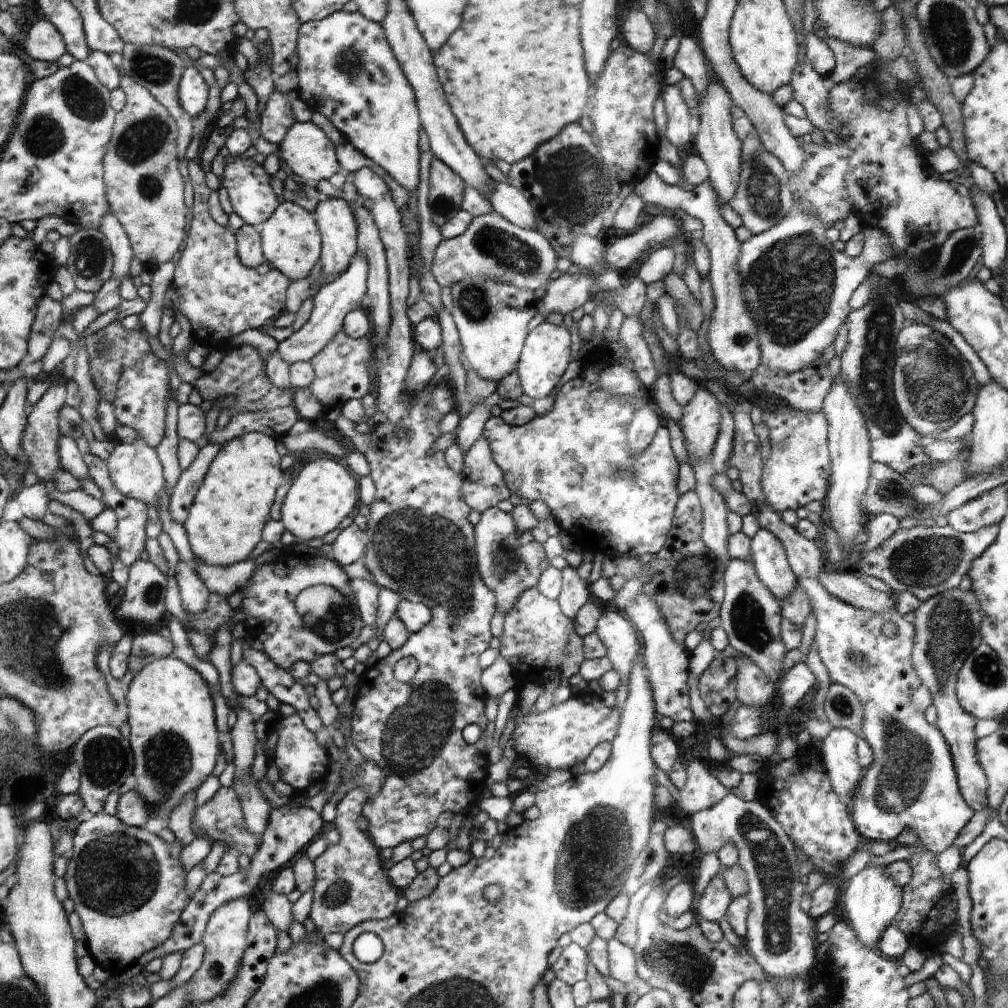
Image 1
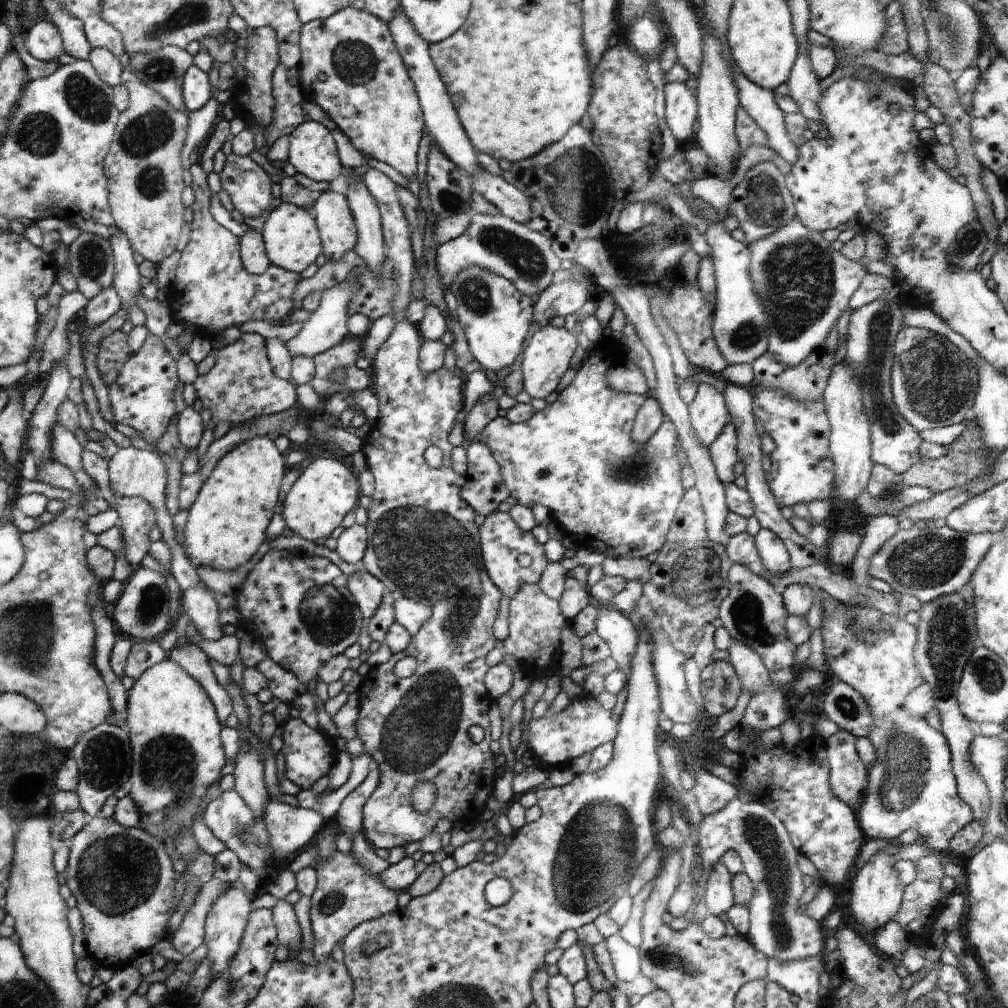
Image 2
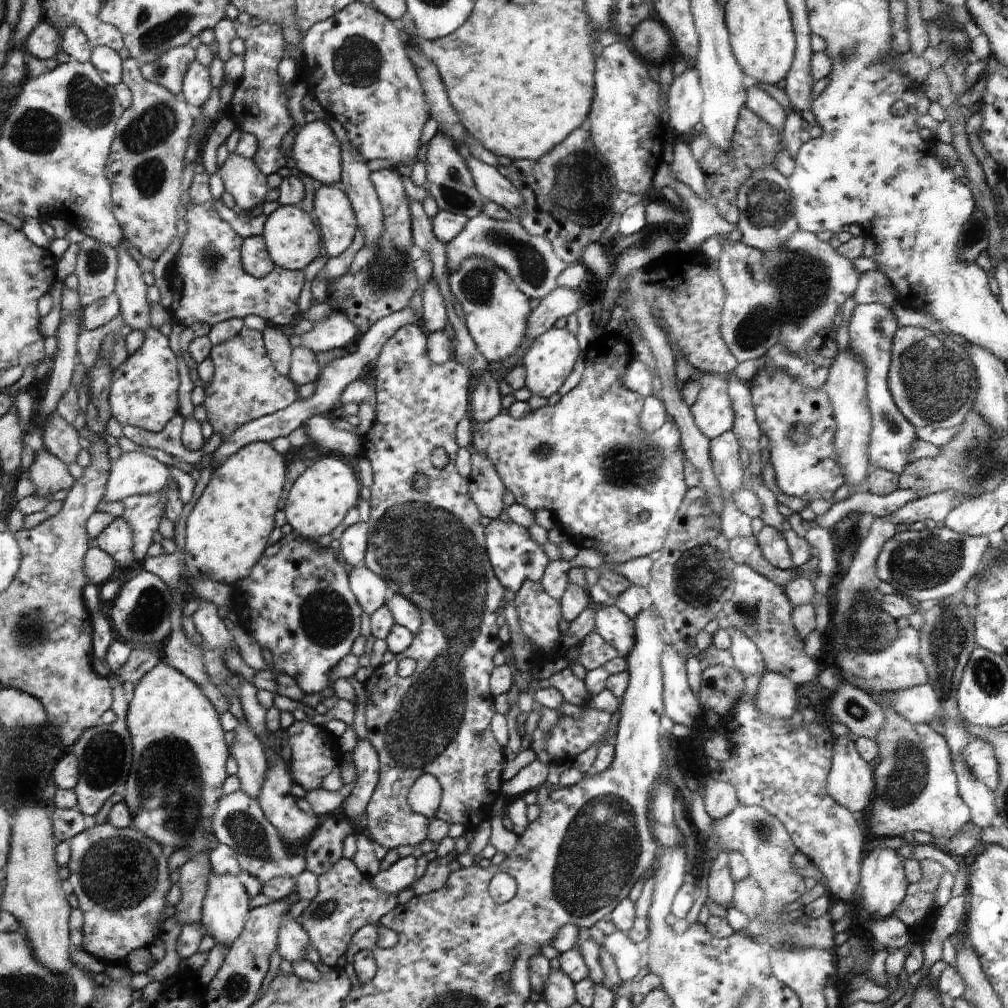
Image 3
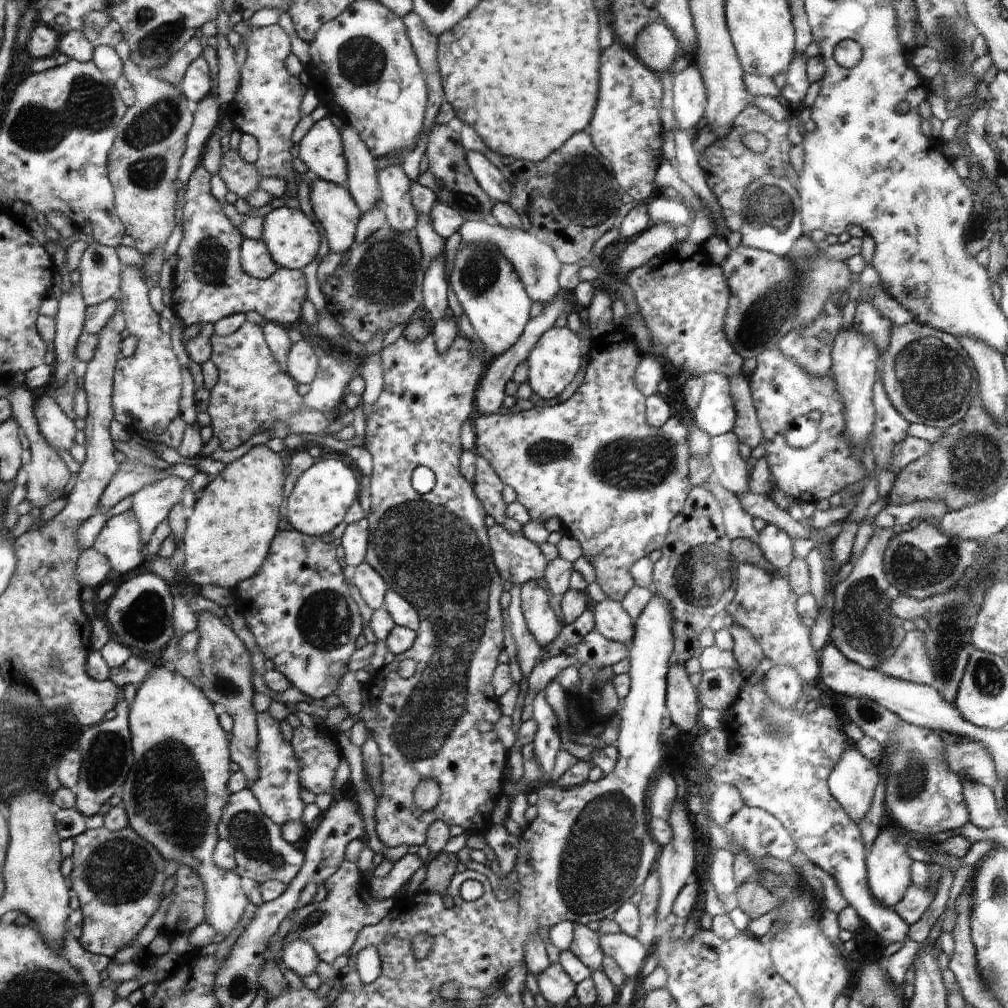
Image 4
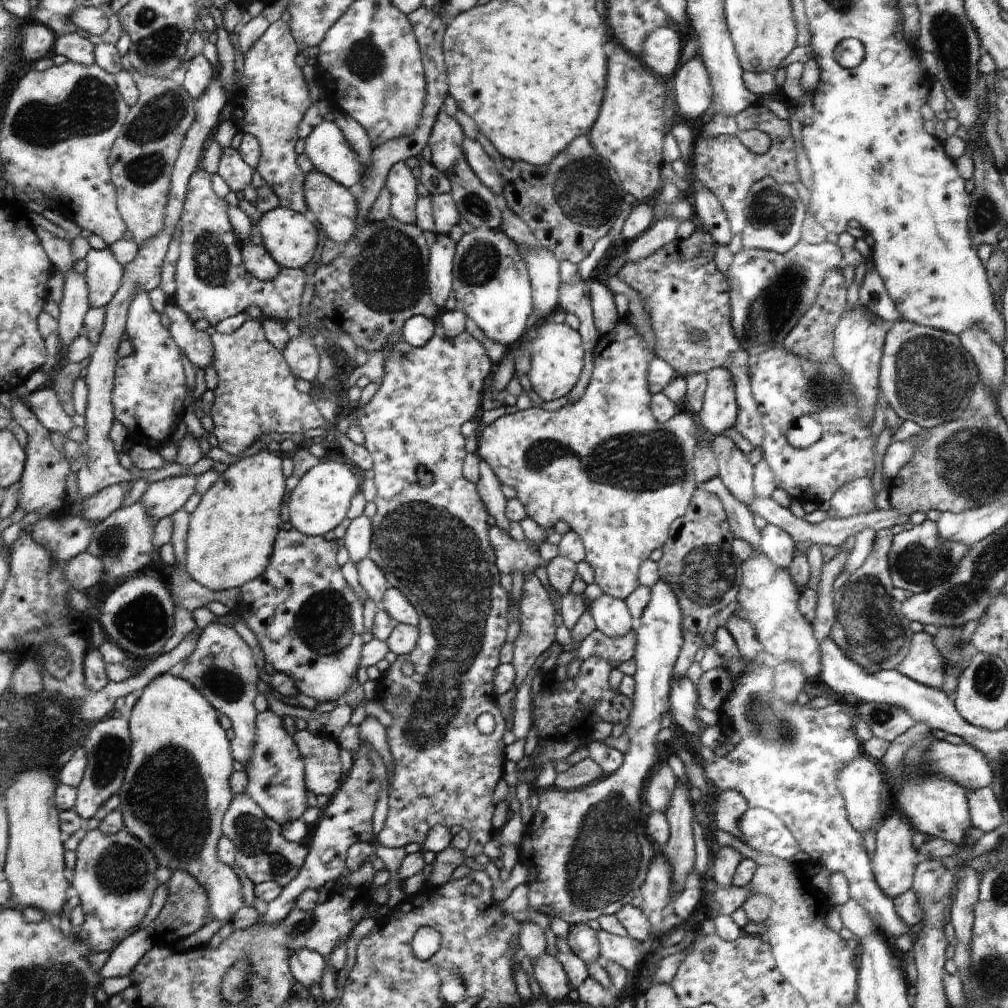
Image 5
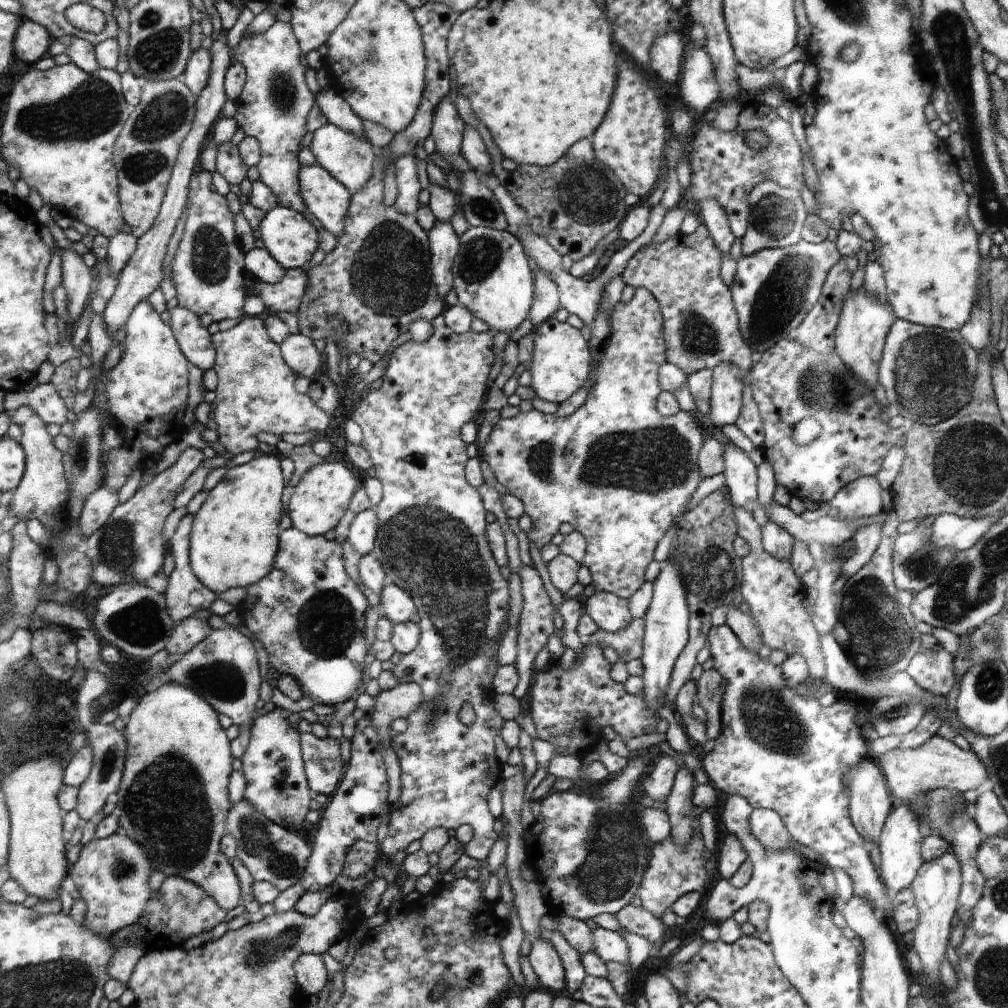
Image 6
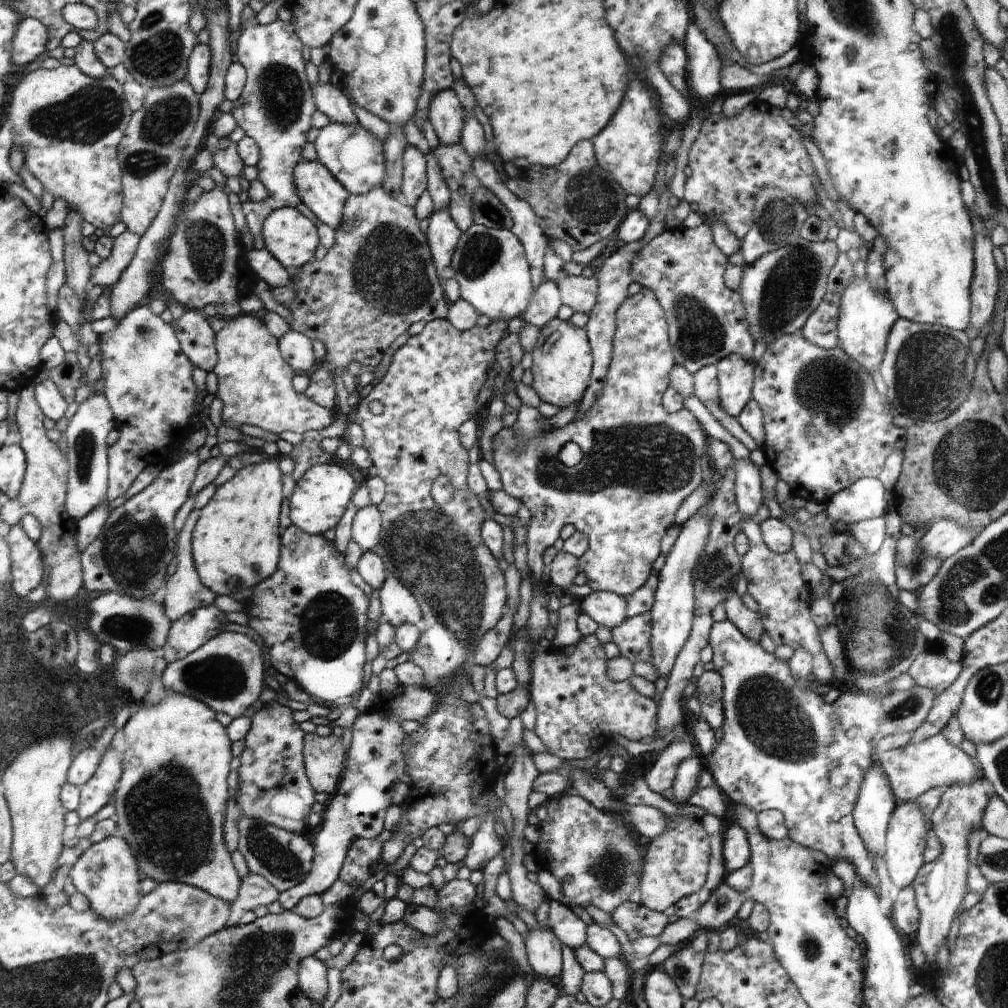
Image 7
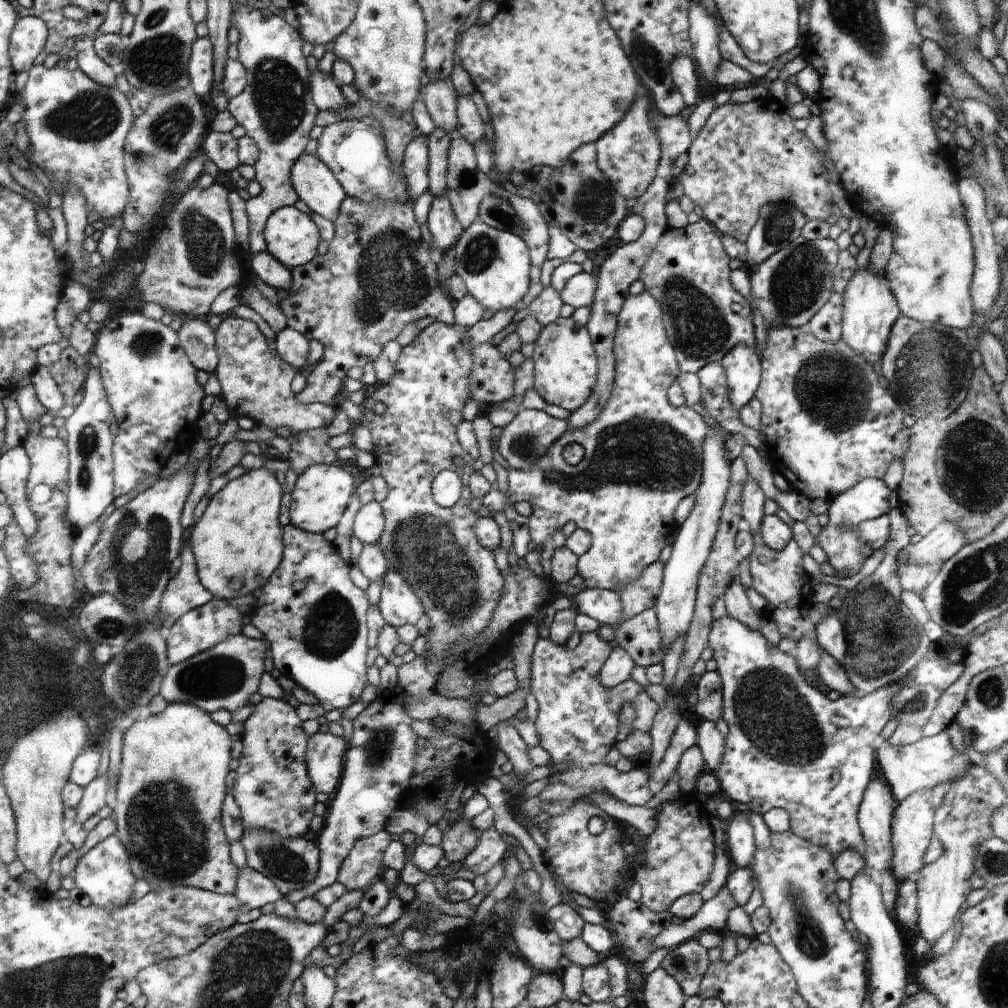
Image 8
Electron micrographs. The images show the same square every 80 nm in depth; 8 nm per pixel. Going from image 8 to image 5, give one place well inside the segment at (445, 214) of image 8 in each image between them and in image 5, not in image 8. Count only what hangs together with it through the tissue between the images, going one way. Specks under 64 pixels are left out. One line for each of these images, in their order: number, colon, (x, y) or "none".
5: (441, 259)
6: (444, 241)
7: (444, 235)

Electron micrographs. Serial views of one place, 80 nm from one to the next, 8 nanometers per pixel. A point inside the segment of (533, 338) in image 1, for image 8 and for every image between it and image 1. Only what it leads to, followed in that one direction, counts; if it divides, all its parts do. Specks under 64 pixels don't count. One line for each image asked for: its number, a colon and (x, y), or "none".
2: (547, 357)
3: (550, 359)
4: (553, 363)
5: (556, 351)
6: (560, 367)
7: (562, 362)
8: (566, 367)

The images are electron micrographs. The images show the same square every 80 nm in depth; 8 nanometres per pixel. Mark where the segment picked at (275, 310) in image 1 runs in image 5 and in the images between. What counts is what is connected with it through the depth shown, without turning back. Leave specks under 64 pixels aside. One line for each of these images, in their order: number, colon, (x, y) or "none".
2: (212, 290)
3: (211, 286)
4: (210, 284)
5: (213, 284)

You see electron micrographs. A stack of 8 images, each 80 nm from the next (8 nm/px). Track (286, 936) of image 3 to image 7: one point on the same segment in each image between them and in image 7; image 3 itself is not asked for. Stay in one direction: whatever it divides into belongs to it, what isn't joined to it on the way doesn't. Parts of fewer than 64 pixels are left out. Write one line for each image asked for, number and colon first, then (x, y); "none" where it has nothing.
4: (298, 955)
5: (308, 966)
6: (310, 970)
7: (312, 971)

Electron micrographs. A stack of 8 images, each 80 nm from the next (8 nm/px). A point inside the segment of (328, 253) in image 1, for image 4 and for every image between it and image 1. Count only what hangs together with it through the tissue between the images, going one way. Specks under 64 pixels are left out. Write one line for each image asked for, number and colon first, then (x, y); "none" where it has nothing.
2: (336, 222)
3: (338, 223)
4: (337, 212)

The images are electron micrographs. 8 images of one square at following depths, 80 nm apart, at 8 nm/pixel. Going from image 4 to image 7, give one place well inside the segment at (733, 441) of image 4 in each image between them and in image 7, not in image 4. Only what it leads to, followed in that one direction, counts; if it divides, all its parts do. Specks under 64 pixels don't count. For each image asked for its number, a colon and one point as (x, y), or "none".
5: (734, 469)
6: (740, 473)
7: (748, 486)

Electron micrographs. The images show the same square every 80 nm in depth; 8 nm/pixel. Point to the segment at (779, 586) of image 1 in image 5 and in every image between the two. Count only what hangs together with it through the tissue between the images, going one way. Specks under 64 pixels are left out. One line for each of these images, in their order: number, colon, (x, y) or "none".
2: (775, 558)
3: (772, 544)
4: (776, 545)
5: (775, 544)

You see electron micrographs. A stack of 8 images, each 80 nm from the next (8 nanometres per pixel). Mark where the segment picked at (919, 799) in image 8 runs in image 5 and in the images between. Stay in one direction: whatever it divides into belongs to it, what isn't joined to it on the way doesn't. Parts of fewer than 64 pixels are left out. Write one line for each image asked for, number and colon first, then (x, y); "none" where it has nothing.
5: (895, 859)
6: (899, 844)
7: (906, 840)

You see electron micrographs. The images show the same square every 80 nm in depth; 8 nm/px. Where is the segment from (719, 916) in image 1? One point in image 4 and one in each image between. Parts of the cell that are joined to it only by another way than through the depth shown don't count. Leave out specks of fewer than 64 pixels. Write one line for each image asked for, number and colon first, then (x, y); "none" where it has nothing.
2: (719, 893)
3: (721, 885)
4: (720, 876)

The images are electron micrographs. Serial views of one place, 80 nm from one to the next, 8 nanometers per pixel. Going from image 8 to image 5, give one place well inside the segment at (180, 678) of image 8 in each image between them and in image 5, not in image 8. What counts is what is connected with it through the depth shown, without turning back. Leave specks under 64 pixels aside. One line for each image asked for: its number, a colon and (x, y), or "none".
5: (222, 667)
6: (223, 669)
7: (226, 673)

